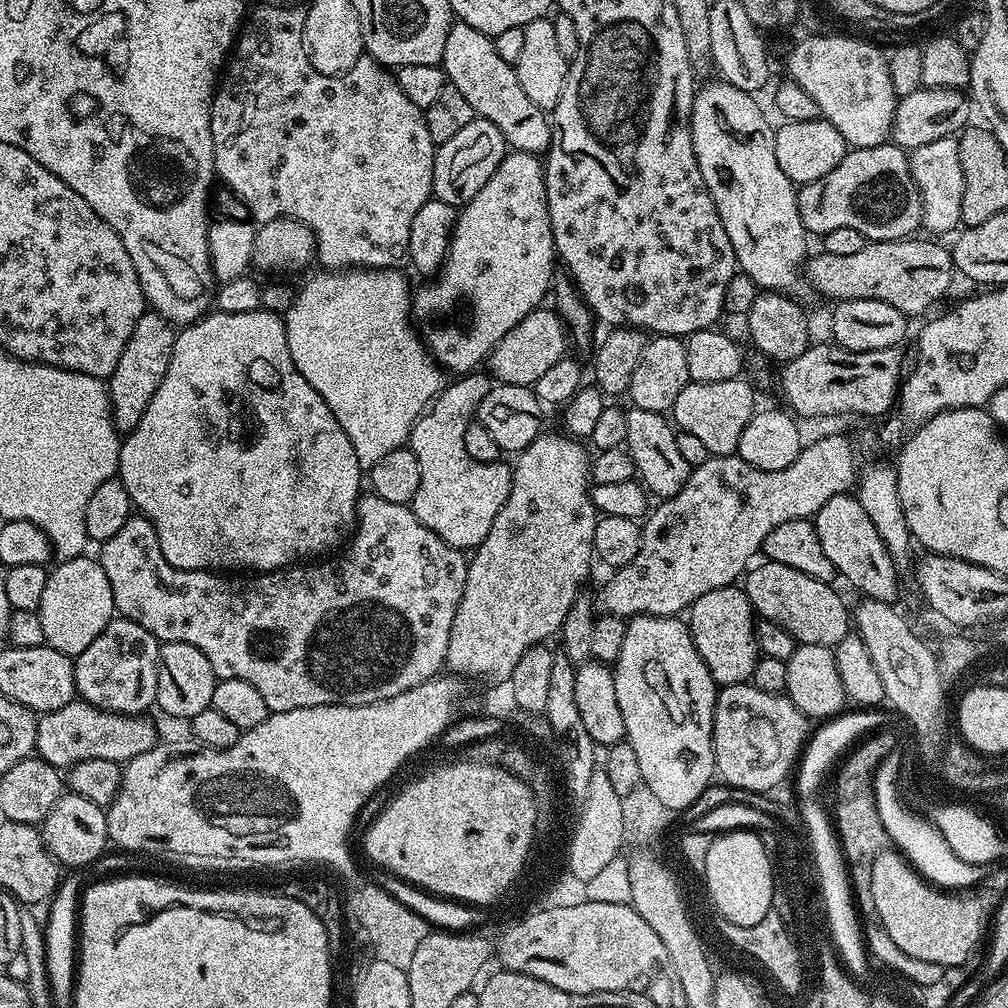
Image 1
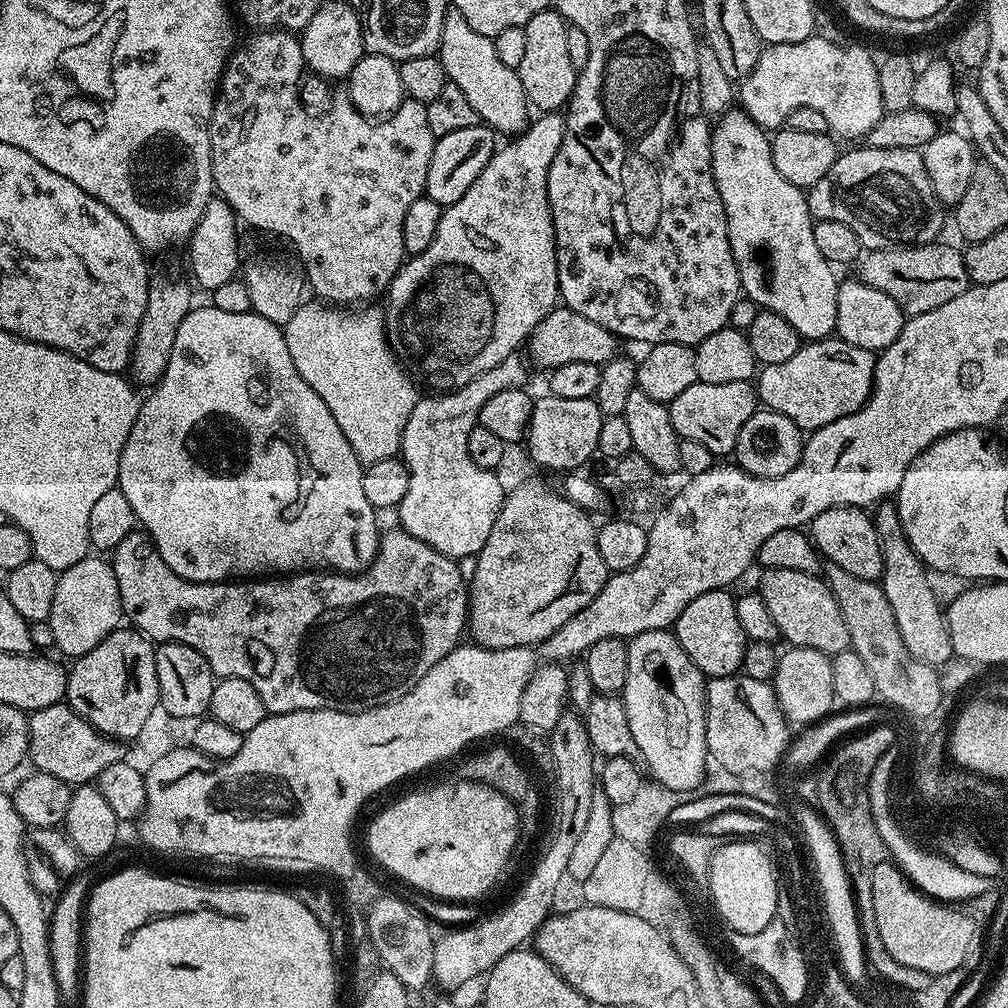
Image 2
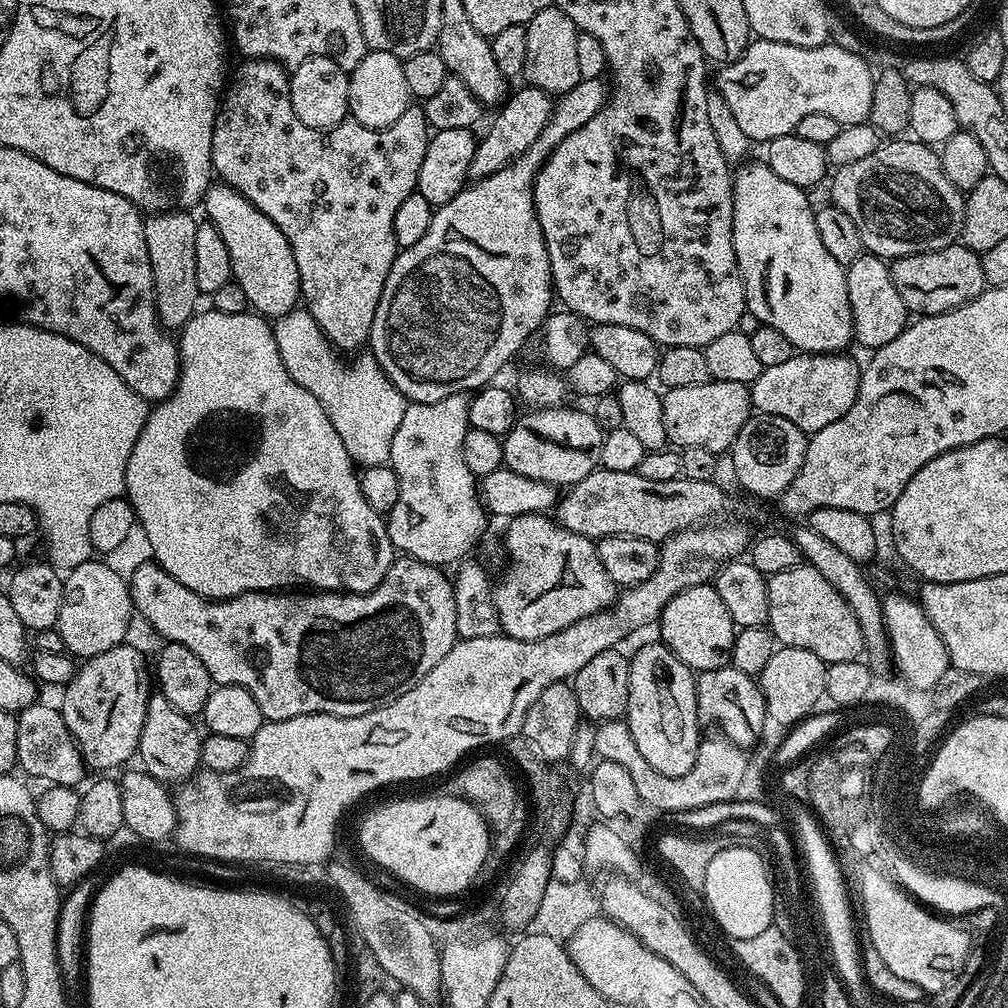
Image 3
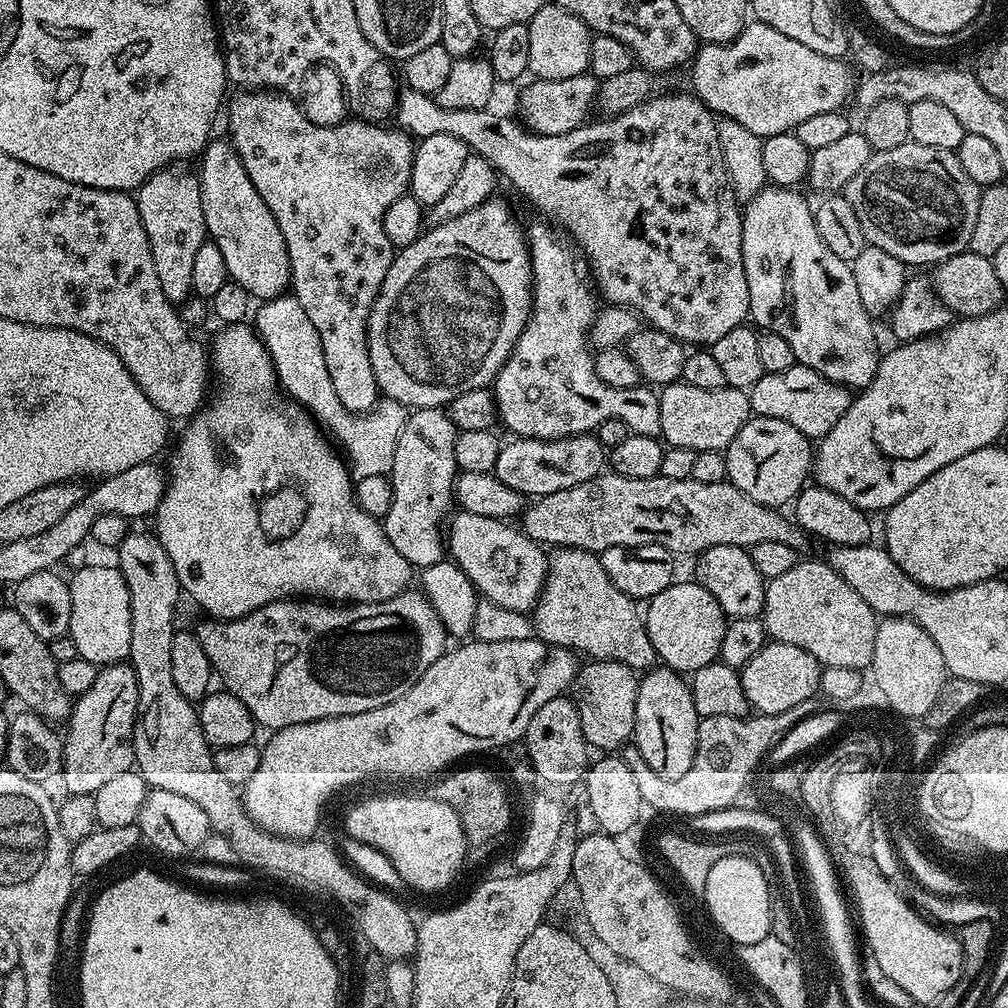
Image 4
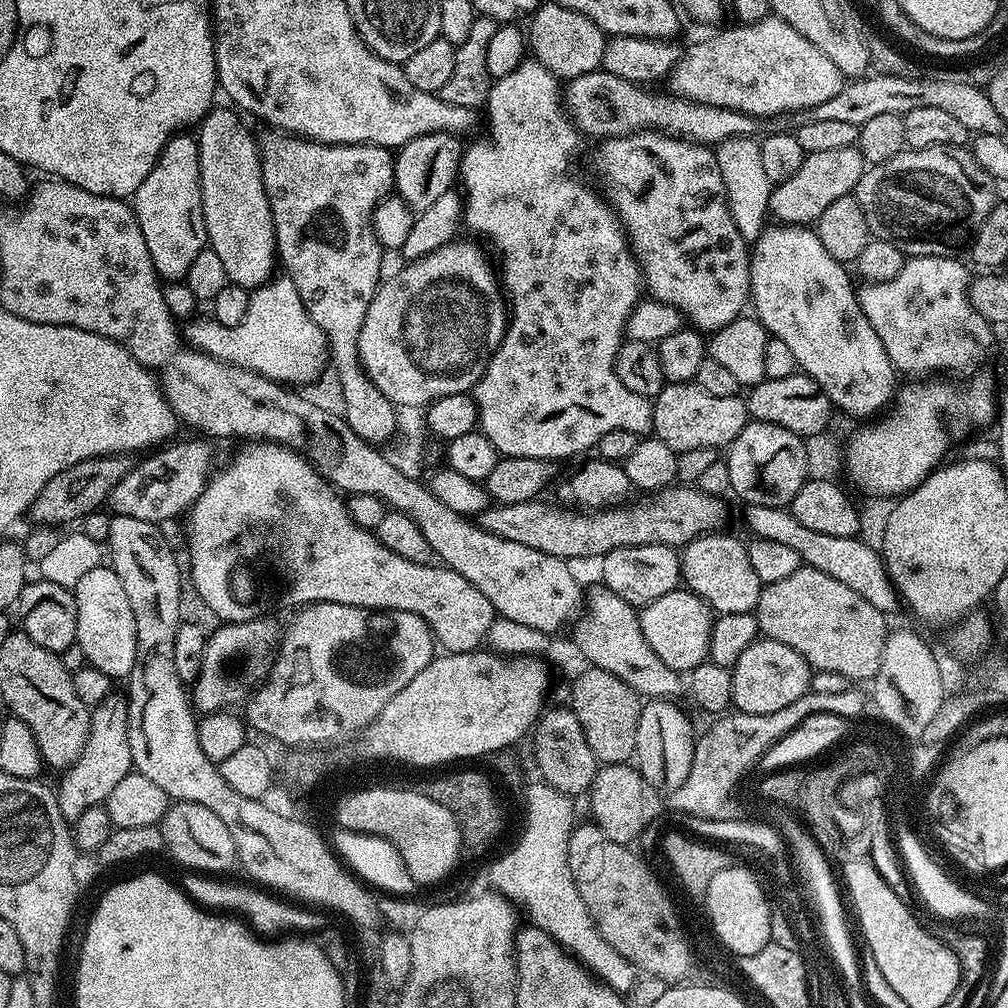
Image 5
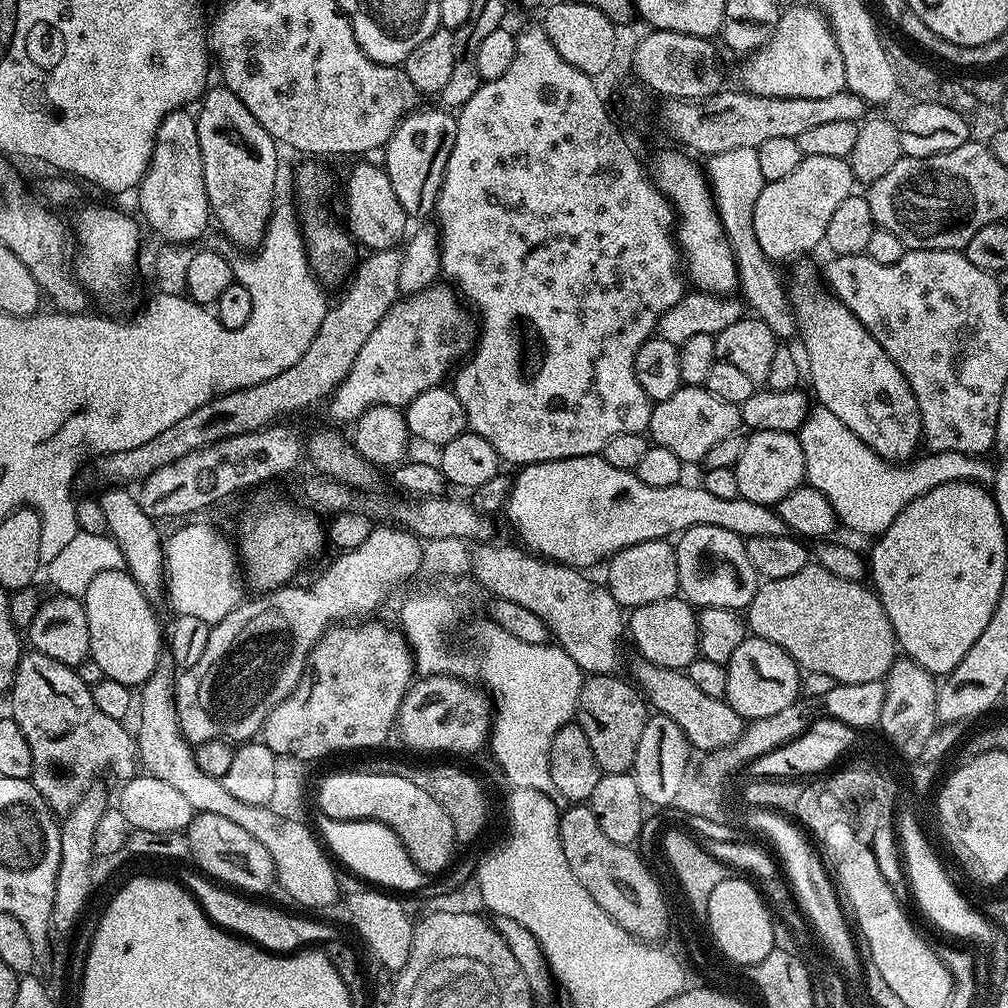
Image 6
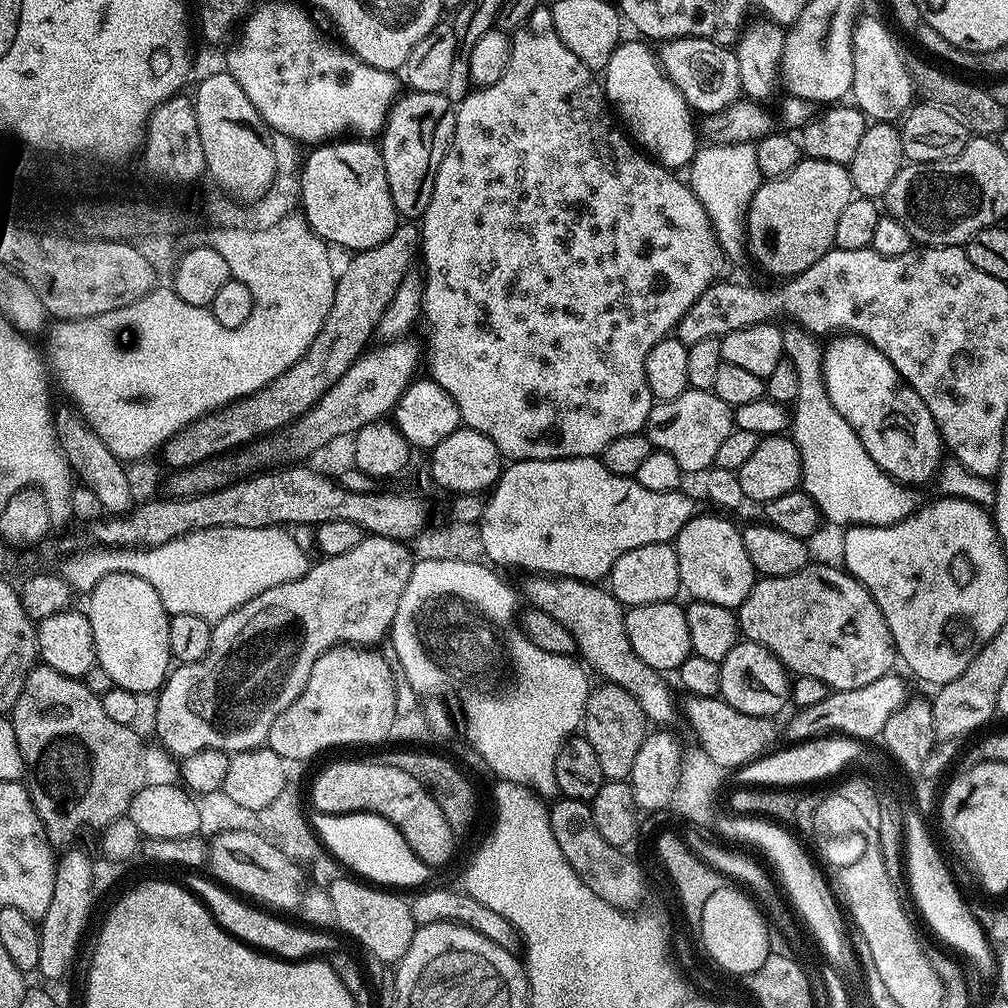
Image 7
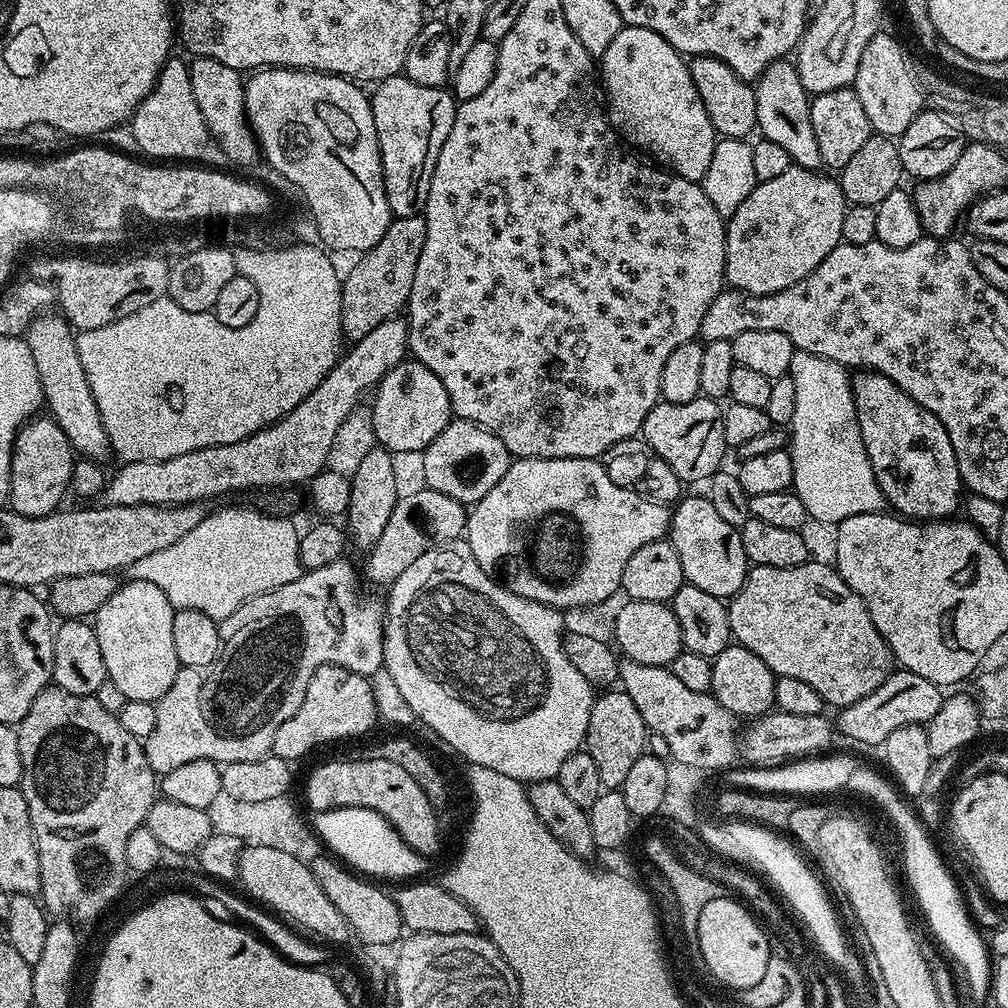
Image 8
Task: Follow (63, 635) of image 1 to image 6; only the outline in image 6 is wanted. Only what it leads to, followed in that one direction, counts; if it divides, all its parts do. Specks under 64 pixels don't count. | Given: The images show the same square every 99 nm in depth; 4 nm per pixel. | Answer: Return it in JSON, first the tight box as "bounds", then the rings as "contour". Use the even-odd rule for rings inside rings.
{"bounds":[82,568,162,686],"contour":[[[124,568],[95,576],[82,599],[86,622],[90,622],[90,659],[102,666],[109,680],[129,686],[144,684],[162,655],[162,628],[160,632],[153,601]]]}

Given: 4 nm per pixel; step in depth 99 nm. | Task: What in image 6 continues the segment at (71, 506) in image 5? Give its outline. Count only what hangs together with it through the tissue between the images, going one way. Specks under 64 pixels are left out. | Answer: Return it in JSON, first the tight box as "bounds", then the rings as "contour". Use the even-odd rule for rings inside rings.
{"bounds":[96,248,401,486],"contour":[[[387,248],[381,252],[369,251],[367,255],[347,277],[340,304],[333,303],[329,307],[326,318],[322,318],[322,326],[318,326],[314,342],[306,346],[306,354],[302,354],[302,358],[298,358],[290,370],[282,370],[282,374],[274,374],[274,378],[261,384],[217,396],[215,400],[198,406],[198,410],[190,410],[186,418],[174,422],[174,426],[162,430],[162,434],[157,434],[155,438],[150,438],[150,442],[134,446],[134,450],[101,455],[96,468],[107,481],[106,484],[128,486],[131,480],[136,479],[143,482],[147,476],[154,474],[154,470],[162,470],[162,466],[170,466],[170,462],[178,462],[178,458],[186,458],[186,454],[194,454],[194,450],[202,450],[238,434],[258,432],[288,418],[284,416],[314,407],[319,400],[327,401],[340,387],[346,374],[350,374],[350,366],[354,366],[354,358],[358,358],[366,338],[374,334],[374,326],[382,322],[388,309],[401,295],[398,286],[400,252],[396,248]]]}

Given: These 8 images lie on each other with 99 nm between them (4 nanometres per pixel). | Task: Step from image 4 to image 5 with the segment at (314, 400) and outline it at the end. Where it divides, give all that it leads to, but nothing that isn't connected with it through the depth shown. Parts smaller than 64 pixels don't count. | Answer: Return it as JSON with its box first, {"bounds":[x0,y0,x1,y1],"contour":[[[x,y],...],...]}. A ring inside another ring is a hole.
{"bounds":[186,274,326,386],"contour":[[[286,274],[277,275],[275,278],[263,284],[261,288],[255,289],[250,295],[250,306],[246,310],[246,318],[242,318],[242,322],[238,322],[238,326],[222,326],[218,321],[205,318],[205,320],[196,320],[189,326],[188,332],[186,328],[186,340],[193,348],[200,349],[201,352],[210,354],[218,360],[225,360],[228,364],[236,364],[240,368],[249,368],[252,372],[257,372],[260,376],[265,376],[277,382],[283,382],[288,386],[300,386],[296,384],[312,384],[320,376],[320,371],[326,368],[326,337],[324,332],[314,322],[314,318],[310,318],[310,314],[306,310],[306,306],[302,306],[302,298],[298,294],[298,286],[294,286],[294,282]]]}

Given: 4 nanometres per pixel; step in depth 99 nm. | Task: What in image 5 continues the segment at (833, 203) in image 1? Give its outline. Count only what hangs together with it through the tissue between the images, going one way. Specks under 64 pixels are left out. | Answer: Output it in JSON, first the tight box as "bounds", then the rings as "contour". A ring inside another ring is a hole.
{"bounds":[856,146,998,256],"contour":[[[930,146],[908,148],[881,164],[871,165],[856,183],[856,201],[866,214],[866,226],[877,240],[894,242],[898,250],[910,256],[956,256],[959,248],[969,243],[982,226],[986,214],[998,202],[997,181],[992,179],[972,156],[967,147]]]}

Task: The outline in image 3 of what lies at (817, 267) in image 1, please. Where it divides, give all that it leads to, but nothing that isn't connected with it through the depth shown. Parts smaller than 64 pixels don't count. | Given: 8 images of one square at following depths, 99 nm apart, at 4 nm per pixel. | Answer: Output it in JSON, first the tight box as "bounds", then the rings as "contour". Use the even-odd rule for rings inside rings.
{"bounds":[890,242,986,316],"contour":[[[959,242],[942,250],[895,257],[890,264],[894,286],[898,286],[898,294],[902,294],[902,302],[906,302],[909,313],[937,316],[939,312],[949,312],[984,291],[986,281],[980,257],[981,253],[971,252]]]}

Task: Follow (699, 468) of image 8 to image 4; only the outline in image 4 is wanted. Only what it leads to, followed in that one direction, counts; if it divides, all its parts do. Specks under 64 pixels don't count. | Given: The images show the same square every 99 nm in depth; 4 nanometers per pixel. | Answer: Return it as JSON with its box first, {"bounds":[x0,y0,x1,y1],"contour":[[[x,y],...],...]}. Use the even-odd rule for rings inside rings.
{"bounds":[659,382,753,452],"contour":[[[683,382],[663,385],[659,389],[660,409],[662,410],[662,426],[660,436],[663,443],[671,447],[686,447],[690,451],[705,452],[714,450],[715,452],[727,449],[728,444],[742,430],[742,426],[753,415],[750,406],[748,392],[742,388],[722,387],[718,390],[702,390],[702,386],[690,386]]]}

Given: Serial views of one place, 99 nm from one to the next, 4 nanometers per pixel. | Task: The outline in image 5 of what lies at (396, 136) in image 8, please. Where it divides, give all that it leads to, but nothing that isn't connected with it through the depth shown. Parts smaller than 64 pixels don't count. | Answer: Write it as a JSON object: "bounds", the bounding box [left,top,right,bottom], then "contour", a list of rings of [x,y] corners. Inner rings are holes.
{"bounds":[395,132,462,212],"contour":[[[451,132],[422,134],[406,142],[395,153],[396,183],[395,195],[404,199],[416,212],[426,210],[441,194],[453,191],[458,180],[462,144]]]}

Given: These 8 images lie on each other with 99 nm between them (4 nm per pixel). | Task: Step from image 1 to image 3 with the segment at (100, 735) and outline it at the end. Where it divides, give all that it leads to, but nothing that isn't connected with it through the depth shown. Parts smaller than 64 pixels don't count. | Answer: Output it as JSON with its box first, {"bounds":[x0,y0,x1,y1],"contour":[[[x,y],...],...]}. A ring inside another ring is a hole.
{"bounds":[16,702,85,788],"contour":[[[43,702],[26,706],[26,710],[22,710],[16,716],[16,725],[18,726],[16,763],[19,771],[25,772],[23,773],[25,777],[33,776],[36,780],[45,780],[43,782],[45,785],[61,788],[76,788],[85,783],[84,756],[80,753],[75,738],[70,734],[59,707],[52,705],[51,708]]]}

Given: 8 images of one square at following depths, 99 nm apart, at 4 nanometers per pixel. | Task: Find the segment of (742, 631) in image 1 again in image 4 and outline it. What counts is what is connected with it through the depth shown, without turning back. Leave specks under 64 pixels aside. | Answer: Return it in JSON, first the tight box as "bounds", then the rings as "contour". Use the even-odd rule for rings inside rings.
{"bounds":[643,580,728,674],"contour":[[[688,580],[666,586],[662,594],[647,601],[648,612],[643,613],[644,629],[650,638],[650,646],[654,646],[657,661],[663,667],[681,674],[691,674],[702,670],[702,666],[717,663],[722,634],[728,625],[722,606],[718,606],[714,594]]]}

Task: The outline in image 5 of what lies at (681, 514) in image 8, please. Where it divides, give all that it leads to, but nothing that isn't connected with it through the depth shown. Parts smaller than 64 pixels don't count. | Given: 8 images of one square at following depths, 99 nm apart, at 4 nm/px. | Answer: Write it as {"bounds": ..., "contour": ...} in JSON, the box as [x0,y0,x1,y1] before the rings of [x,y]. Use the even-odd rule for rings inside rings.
{"bounds":[680,531,762,614],"contour":[[[727,531],[709,532],[706,536],[694,538],[684,545],[680,552],[680,574],[683,587],[688,591],[698,594],[716,614],[742,614],[743,612],[755,613],[756,603],[760,597],[762,587],[758,574],[750,566],[748,545],[736,536],[727,536]]]}

